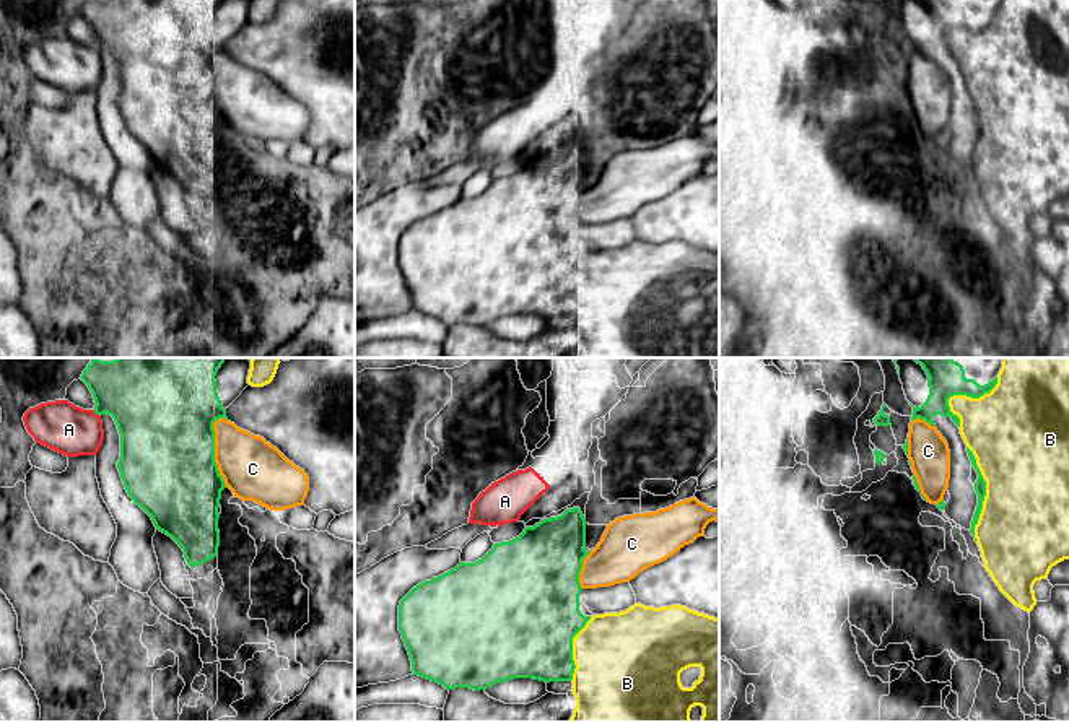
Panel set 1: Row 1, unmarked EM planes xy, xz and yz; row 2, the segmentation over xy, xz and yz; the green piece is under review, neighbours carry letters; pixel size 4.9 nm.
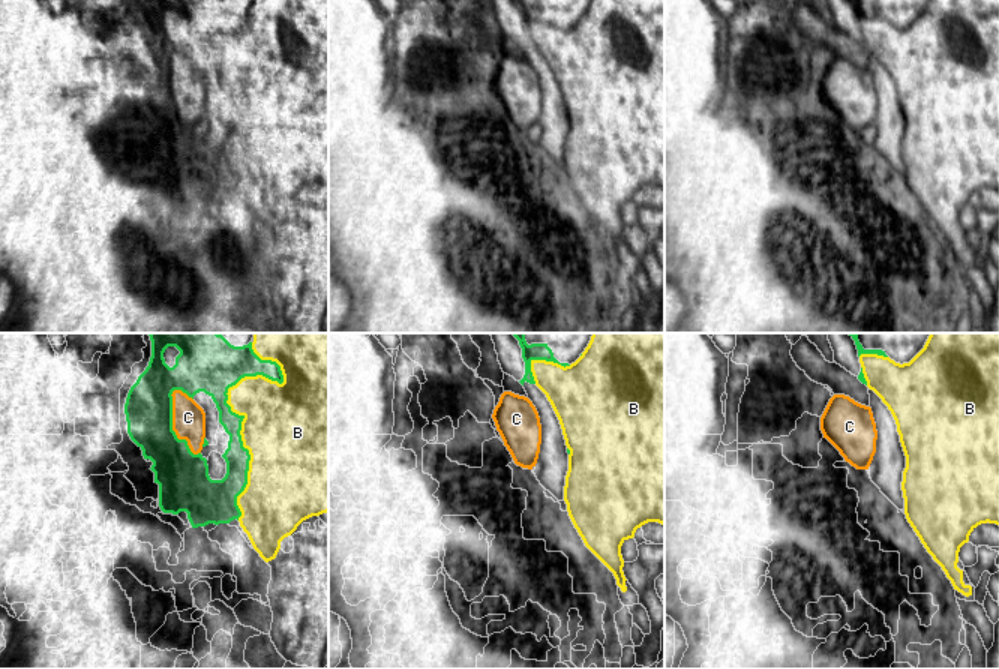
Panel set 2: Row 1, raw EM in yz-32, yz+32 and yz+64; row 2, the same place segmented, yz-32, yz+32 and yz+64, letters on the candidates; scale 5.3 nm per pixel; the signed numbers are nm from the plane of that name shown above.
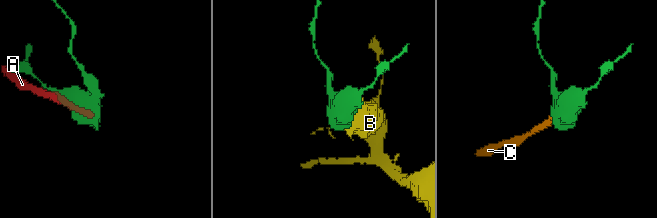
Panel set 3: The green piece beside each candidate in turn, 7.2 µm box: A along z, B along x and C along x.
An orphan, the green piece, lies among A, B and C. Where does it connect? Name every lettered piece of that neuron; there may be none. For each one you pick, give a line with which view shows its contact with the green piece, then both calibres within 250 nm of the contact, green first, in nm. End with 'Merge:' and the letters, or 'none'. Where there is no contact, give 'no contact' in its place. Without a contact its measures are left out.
B: contact in yz; calibres 60 and 440 nm
Merge: B

